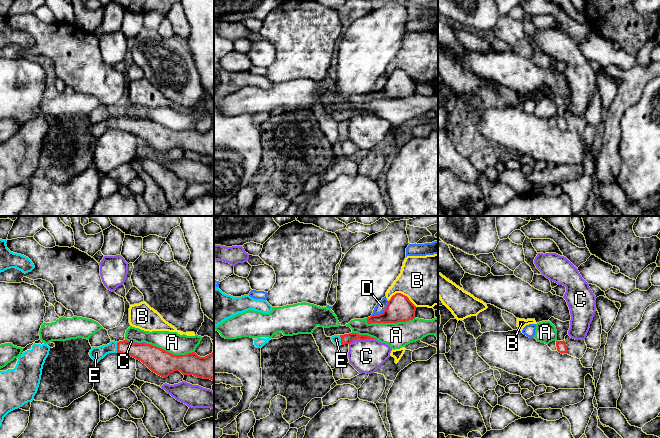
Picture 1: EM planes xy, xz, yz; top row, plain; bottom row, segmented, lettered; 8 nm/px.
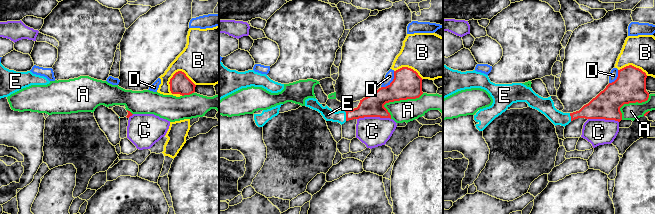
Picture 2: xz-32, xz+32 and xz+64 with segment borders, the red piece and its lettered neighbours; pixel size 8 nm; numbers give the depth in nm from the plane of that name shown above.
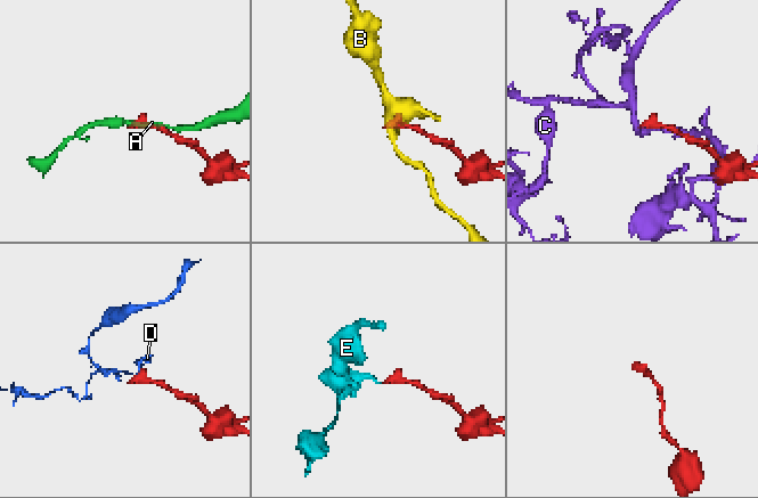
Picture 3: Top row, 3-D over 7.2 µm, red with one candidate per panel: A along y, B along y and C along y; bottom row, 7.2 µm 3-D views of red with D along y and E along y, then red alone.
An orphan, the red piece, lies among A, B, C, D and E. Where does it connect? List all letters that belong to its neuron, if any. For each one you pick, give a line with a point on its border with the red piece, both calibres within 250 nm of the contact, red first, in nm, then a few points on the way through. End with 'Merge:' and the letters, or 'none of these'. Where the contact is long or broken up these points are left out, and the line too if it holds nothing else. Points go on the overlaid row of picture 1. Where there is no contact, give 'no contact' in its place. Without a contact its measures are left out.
E: contact xy (117, 347); calibres 160 and 110 nm; way xy (146, 353), (127, 347), (117, 347), (111, 347), (96, 353)
Merge: E

